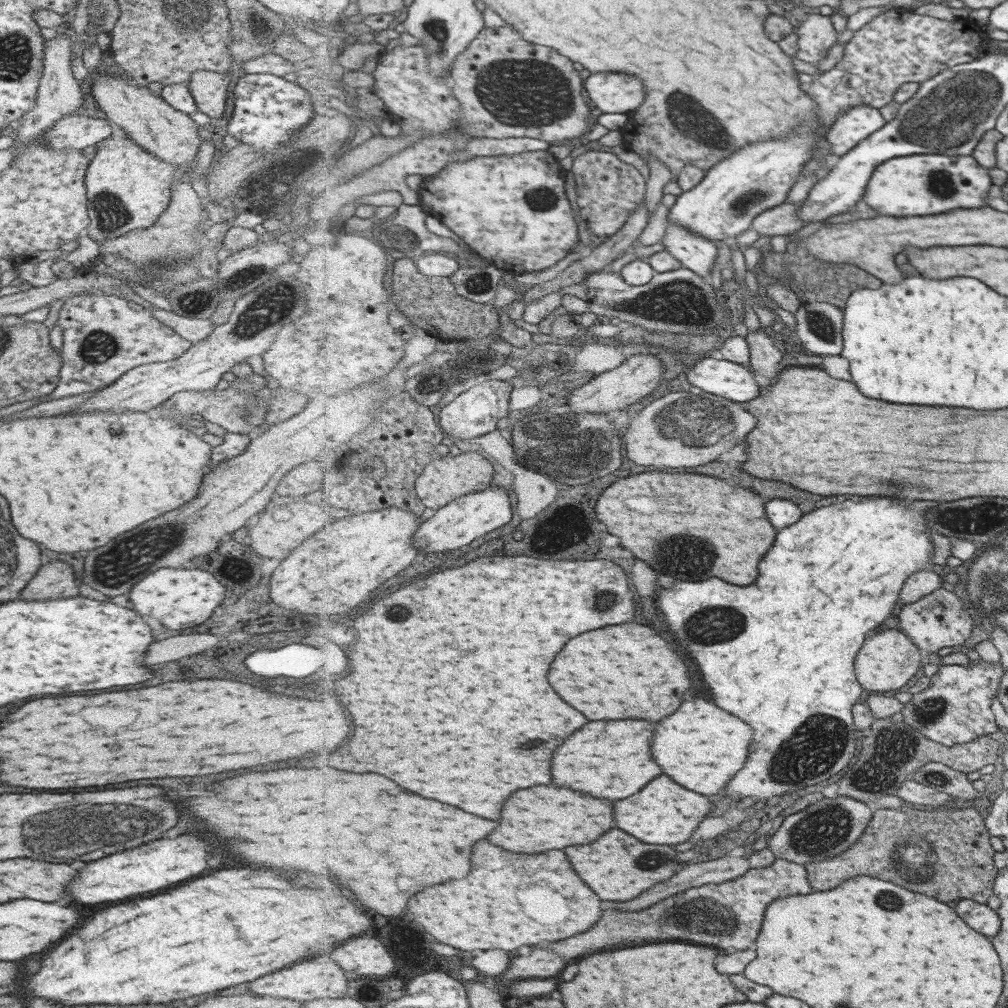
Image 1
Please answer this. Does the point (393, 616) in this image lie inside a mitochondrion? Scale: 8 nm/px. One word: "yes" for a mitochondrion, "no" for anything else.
yes

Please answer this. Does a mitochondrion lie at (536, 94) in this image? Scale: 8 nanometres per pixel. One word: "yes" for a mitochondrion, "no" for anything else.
yes

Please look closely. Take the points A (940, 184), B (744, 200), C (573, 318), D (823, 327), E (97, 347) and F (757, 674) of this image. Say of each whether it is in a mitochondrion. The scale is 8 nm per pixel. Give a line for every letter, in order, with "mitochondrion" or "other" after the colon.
A: mitochondrion
B: mitochondrion
C: other
D: mitochondrion
E: mitochondrion
F: other

